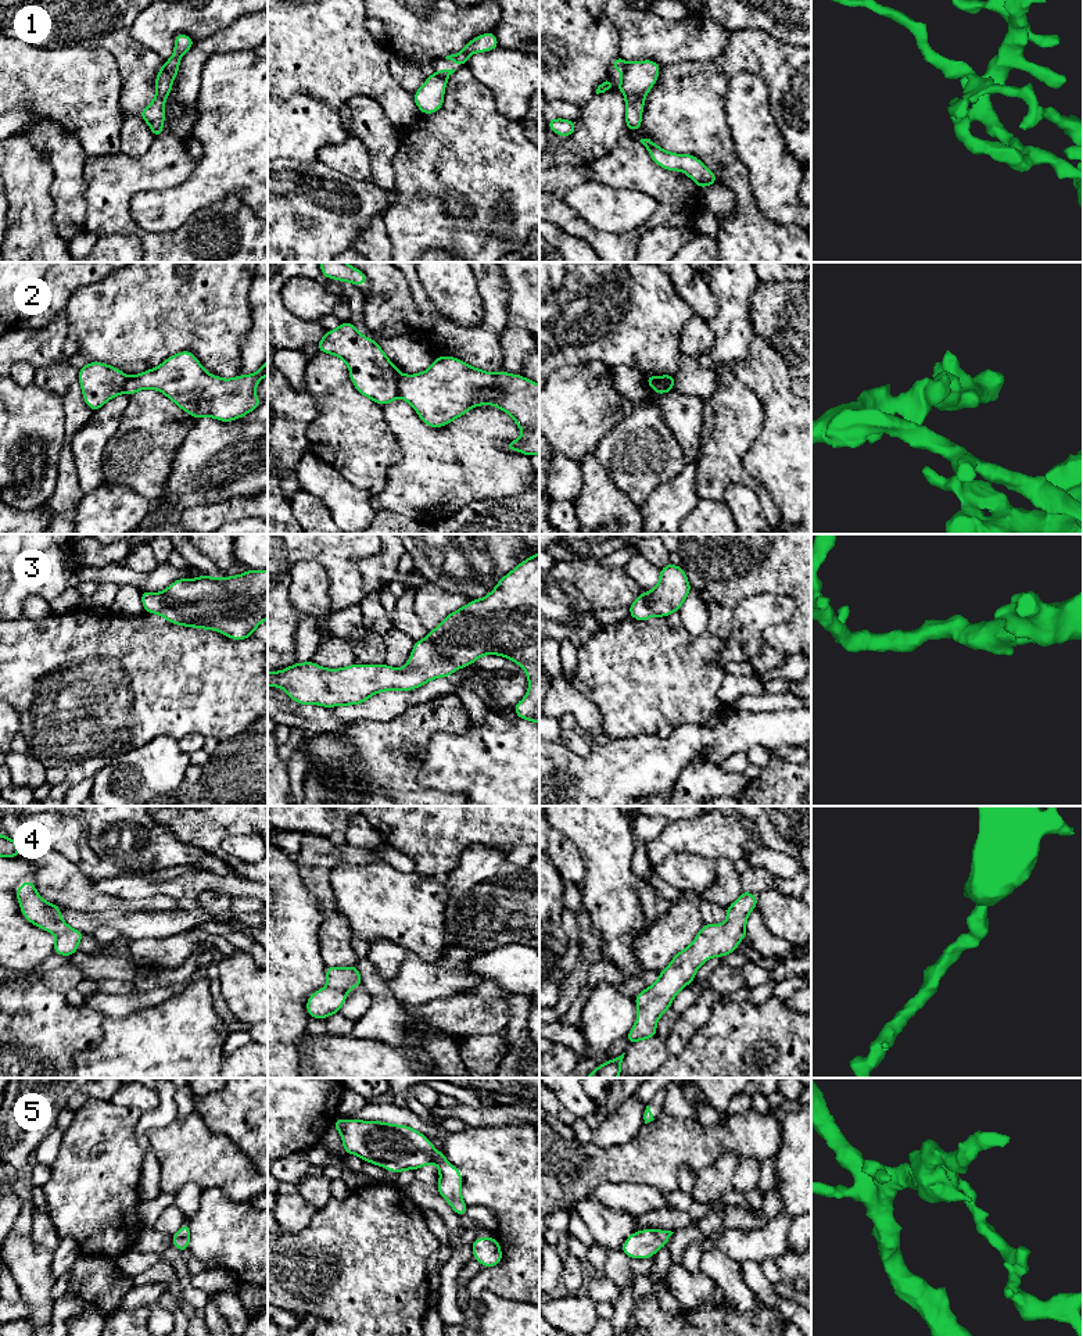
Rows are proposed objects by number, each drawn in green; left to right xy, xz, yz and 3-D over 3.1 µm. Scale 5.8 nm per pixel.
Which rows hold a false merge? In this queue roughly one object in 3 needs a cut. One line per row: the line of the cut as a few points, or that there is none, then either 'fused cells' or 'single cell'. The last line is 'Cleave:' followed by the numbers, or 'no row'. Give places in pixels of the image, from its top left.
1: cut in xy along (164, 64), (172, 78); fused cells
2: cut in yz along (673, 384), (666, 380), (656, 380), (652, 387); fused cells
3: no cut; single cell
4: no cut; single cell
5: no cut; single cell
Cleave: 1, 2

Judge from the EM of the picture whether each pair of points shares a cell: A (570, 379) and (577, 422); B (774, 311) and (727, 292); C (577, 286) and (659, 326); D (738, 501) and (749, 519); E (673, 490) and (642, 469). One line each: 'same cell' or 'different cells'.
A: same cell
B: different cells
C: same cell
D: same cell
E: different cells

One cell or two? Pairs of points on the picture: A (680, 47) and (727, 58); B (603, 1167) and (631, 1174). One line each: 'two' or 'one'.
A: two
B: one

